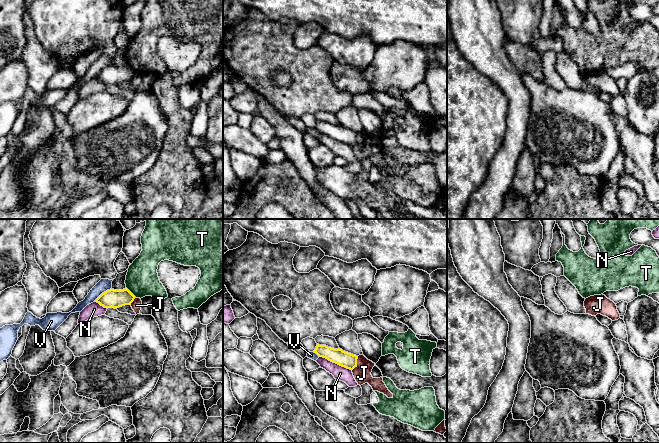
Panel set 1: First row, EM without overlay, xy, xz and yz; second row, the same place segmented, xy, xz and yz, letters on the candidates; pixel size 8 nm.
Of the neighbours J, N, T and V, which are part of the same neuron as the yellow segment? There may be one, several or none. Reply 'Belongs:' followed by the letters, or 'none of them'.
Belongs: none of them

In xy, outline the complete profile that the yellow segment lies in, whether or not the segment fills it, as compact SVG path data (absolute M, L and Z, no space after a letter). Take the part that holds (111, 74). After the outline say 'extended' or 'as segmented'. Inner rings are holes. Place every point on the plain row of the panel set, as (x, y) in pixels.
M110 65L102 69L94 78L99 79L104 84L119 84L125 81L131 81L135 72L127 65Z; as segmented

